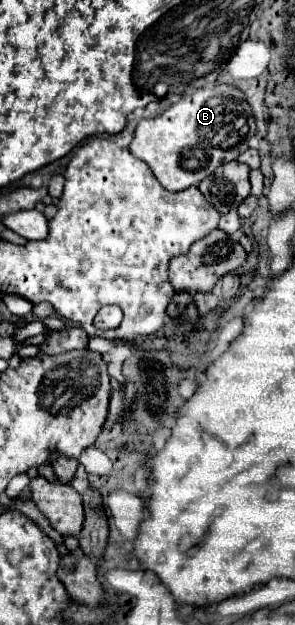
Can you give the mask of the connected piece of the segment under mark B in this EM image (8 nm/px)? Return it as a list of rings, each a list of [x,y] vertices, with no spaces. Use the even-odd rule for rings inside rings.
[[[216,85],[180,99],[156,119],[142,119],[128,149],[150,165],[156,179],[168,191],[182,191],[212,175],[218,165],[234,161],[244,153],[254,133],[254,115],[242,91],[230,85]]]

